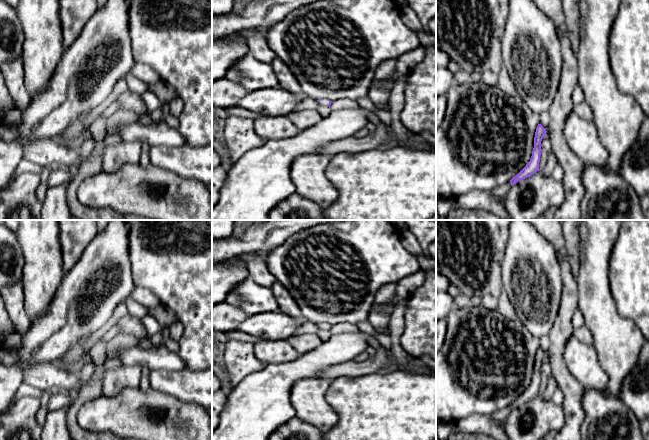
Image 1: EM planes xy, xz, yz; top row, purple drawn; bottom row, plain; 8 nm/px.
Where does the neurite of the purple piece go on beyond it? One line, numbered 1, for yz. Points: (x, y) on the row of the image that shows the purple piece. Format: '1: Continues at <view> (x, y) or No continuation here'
1: No continuation here

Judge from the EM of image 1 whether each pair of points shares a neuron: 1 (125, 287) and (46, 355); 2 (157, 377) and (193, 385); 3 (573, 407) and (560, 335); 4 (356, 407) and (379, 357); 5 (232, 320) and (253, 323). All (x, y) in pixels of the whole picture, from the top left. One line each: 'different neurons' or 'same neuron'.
1: same neuron
2: same neuron
3: same neuron
4: different neurons
5: different neurons

